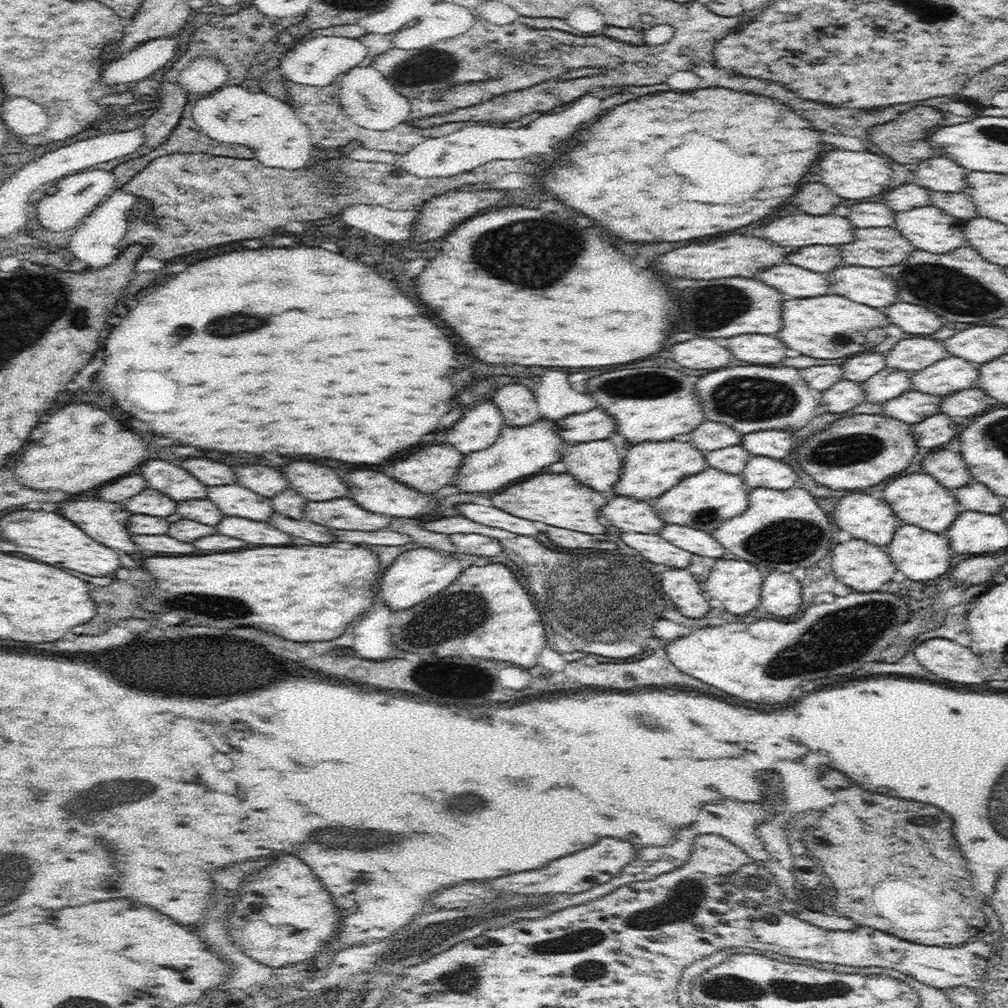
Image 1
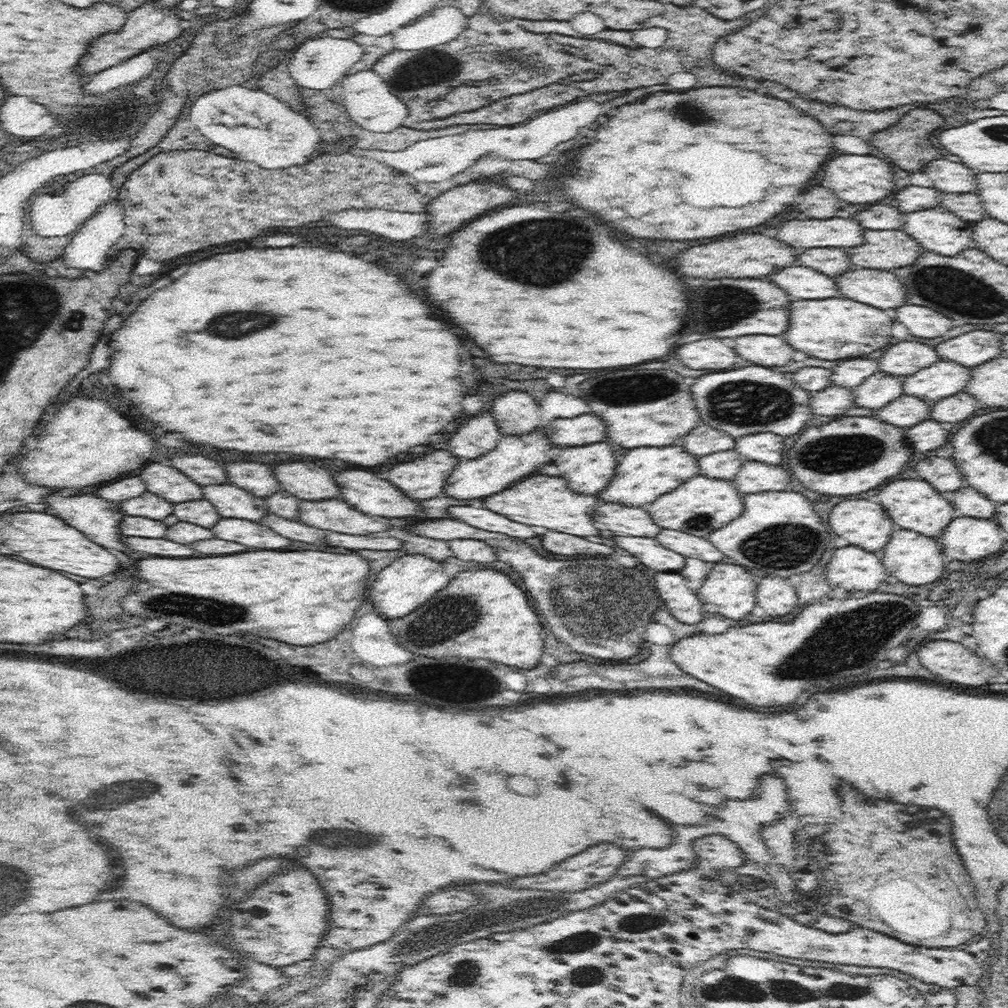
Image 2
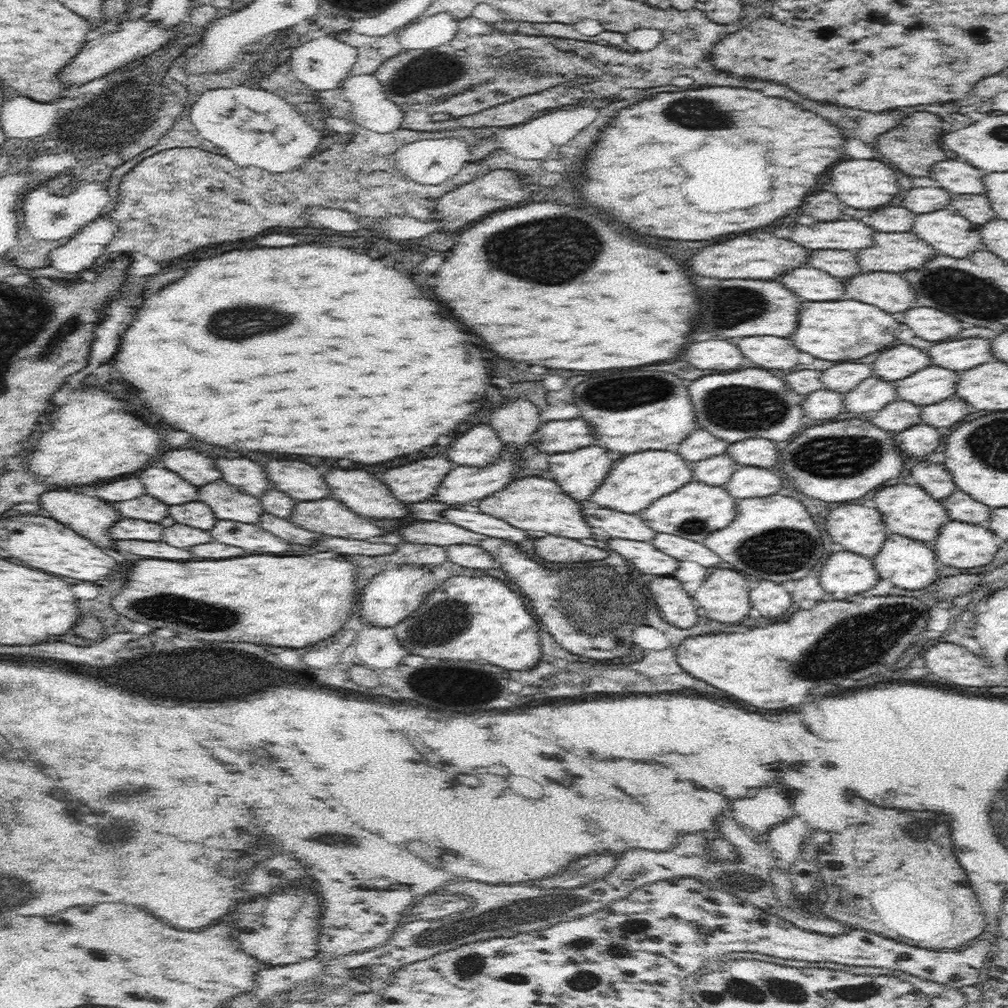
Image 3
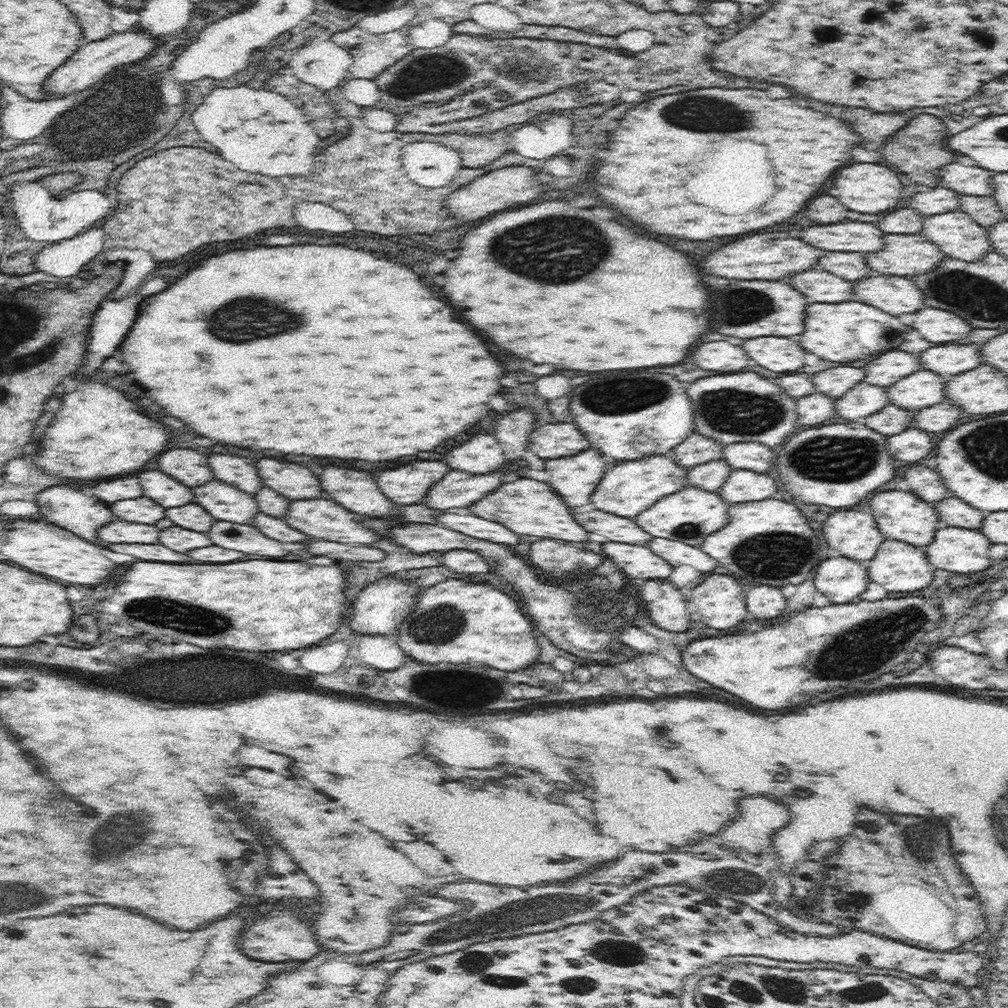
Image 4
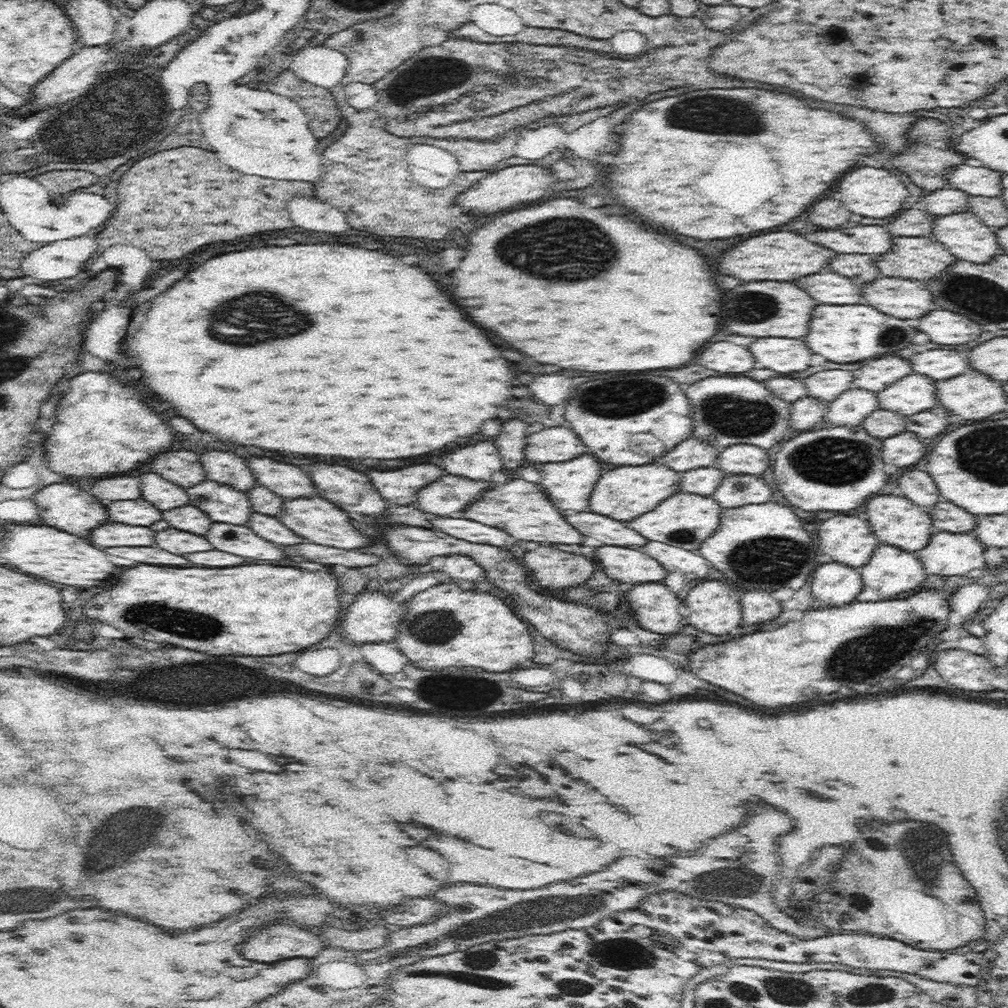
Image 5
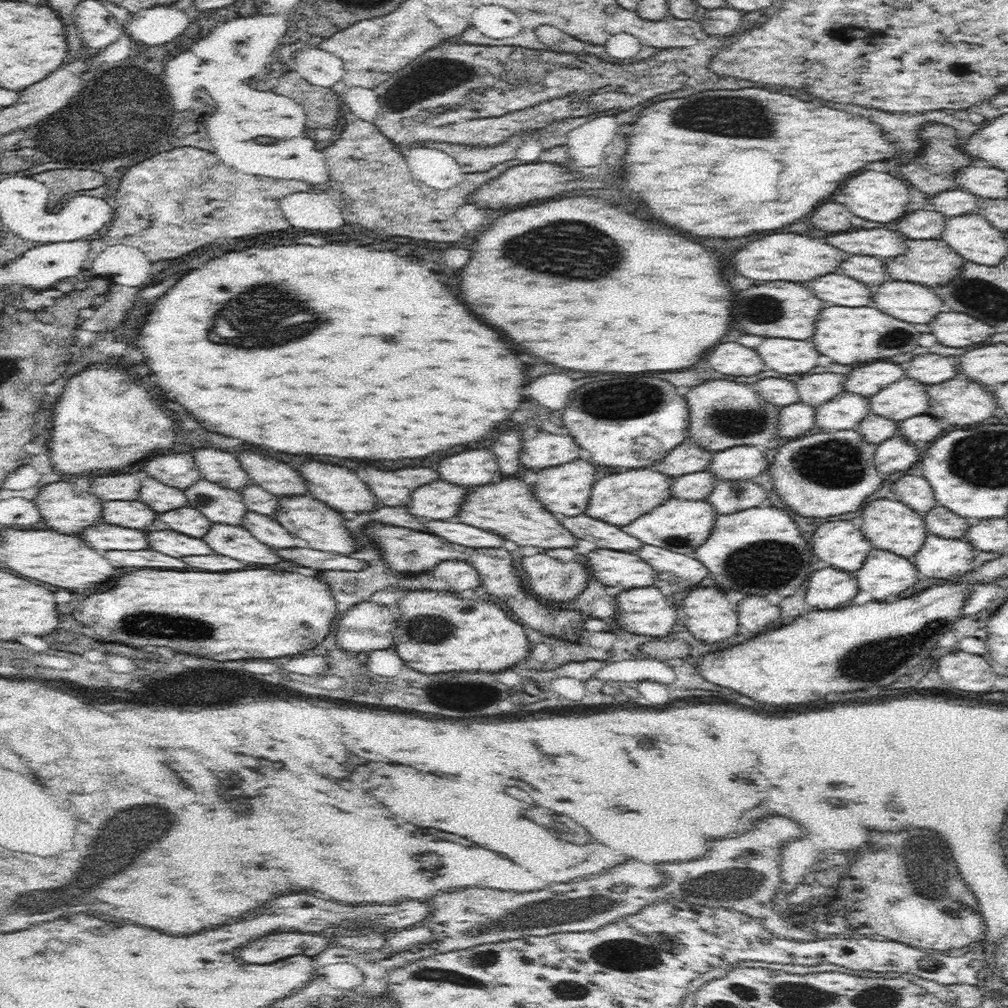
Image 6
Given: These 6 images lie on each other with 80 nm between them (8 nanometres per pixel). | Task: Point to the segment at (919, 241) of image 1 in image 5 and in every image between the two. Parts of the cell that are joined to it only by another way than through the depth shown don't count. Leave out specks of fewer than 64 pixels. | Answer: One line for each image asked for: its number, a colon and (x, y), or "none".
2: (936, 229)
3: (949, 233)
4: (955, 232)
5: (963, 233)

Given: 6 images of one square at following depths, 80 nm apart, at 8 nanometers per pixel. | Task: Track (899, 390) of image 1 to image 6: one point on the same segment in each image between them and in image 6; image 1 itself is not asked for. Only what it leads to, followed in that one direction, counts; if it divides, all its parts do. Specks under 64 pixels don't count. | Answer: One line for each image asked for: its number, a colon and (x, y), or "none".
2: (880, 388)
3: (872, 394)
4: (863, 399)
5: (850, 408)
6: (844, 411)

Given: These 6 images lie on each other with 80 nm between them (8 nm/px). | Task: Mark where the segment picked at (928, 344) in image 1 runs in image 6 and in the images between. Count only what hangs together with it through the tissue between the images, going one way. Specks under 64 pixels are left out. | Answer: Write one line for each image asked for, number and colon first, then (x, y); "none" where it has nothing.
2: (905, 358)
3: (894, 364)
4: (891, 367)
5: (874, 375)
6: (867, 379)

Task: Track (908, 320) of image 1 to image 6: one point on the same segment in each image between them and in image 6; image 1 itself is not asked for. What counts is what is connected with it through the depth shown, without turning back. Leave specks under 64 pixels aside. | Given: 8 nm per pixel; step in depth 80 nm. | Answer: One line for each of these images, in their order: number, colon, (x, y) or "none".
2: (922, 322)
3: (931, 324)
4: (938, 326)
5: (943, 327)
6: (952, 329)

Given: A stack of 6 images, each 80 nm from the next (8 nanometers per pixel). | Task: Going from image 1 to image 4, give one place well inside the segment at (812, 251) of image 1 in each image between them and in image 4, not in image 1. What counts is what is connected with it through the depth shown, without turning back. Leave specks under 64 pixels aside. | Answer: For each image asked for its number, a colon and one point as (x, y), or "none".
2: (832, 261)
3: (842, 264)
4: (852, 266)

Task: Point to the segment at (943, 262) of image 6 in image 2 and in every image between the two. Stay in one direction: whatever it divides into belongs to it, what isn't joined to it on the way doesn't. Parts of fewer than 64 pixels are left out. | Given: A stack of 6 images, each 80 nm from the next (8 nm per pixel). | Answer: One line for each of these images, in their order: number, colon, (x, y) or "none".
2: (881, 249)
3: (896, 252)
4: (907, 255)
5: (915, 257)

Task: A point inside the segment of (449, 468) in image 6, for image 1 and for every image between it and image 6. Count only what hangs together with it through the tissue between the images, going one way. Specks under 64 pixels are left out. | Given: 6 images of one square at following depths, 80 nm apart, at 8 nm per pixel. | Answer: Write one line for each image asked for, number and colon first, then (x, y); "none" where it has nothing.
1: (481, 425)
2: (480, 435)
3: (479, 446)
4: (482, 454)
5: (478, 462)

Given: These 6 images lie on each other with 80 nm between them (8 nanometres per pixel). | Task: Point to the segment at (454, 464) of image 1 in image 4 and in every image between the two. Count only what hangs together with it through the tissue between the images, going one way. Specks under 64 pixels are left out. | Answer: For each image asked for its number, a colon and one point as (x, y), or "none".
2: (423, 478)
3: (417, 482)
4: (409, 484)

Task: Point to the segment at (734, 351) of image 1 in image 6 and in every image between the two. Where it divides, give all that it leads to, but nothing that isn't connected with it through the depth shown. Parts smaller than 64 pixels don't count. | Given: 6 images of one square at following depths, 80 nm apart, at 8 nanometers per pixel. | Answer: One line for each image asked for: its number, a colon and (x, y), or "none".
2: (770, 351)
3: (781, 353)
4: (780, 354)
5: (784, 355)
6: (790, 357)

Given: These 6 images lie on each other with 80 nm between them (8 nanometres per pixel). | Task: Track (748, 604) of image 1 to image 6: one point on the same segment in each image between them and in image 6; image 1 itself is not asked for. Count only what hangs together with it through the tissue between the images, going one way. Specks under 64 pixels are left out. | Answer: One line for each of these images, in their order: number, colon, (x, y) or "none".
2: (729, 589)
3: (724, 597)
4: (720, 601)
5: (714, 606)
6: (710, 617)

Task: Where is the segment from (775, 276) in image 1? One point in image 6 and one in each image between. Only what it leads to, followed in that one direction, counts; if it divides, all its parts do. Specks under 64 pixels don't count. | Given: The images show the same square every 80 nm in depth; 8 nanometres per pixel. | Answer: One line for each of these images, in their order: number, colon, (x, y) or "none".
2: (800, 283)
3: (810, 284)
4: (816, 285)
5: (825, 287)
6: (832, 289)

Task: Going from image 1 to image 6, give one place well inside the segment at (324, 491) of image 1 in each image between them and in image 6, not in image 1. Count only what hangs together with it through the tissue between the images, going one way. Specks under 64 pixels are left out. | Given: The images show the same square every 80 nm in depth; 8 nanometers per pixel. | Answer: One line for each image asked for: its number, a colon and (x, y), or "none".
2: (303, 479)
3: (302, 481)
4: (294, 481)
5: (284, 479)
6: (278, 478)

